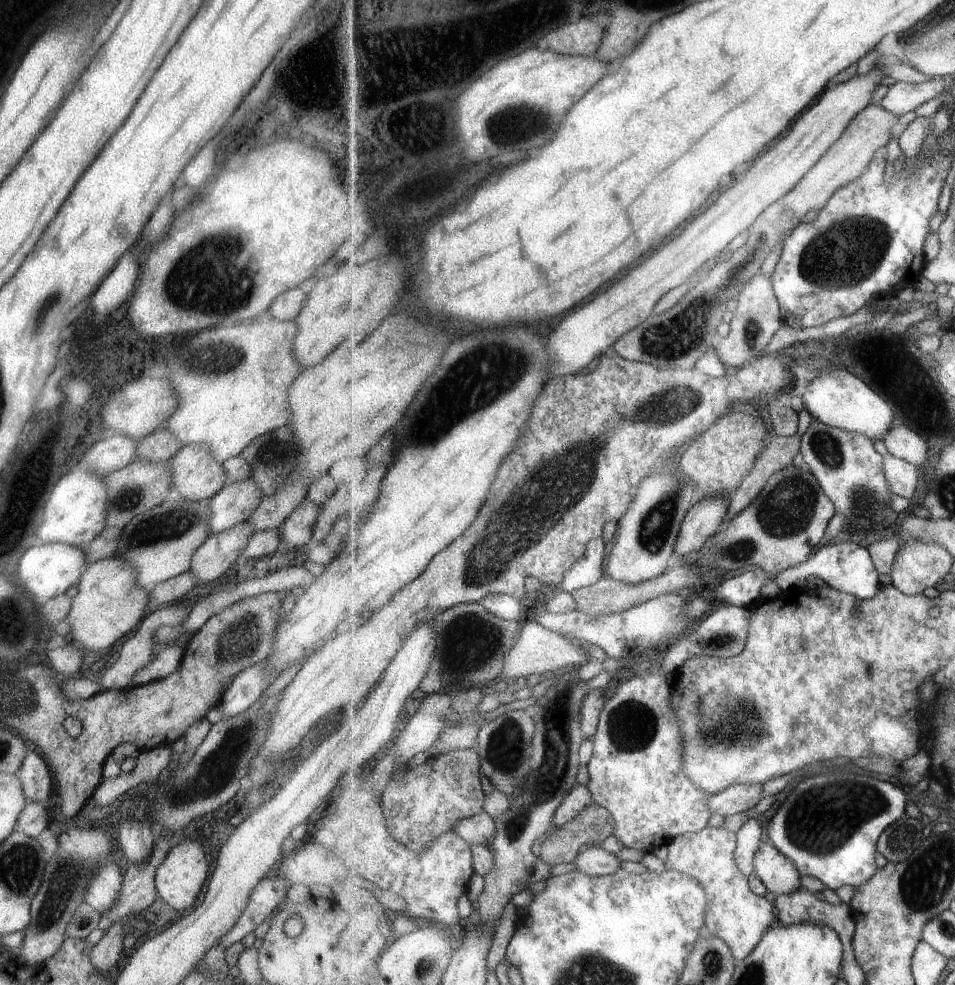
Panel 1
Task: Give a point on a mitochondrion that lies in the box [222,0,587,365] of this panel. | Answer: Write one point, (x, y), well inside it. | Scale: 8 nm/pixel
(516, 124)

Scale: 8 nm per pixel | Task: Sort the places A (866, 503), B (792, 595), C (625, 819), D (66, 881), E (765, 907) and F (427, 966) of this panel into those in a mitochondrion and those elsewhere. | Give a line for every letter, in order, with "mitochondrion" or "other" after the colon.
A: mitochondrion
B: other
C: other
D: mitochondrion
E: other
F: mitochondrion

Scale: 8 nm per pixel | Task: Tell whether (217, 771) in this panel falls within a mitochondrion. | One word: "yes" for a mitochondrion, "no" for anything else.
yes

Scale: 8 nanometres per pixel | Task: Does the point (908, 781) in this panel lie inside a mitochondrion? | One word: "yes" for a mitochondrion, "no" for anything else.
no

